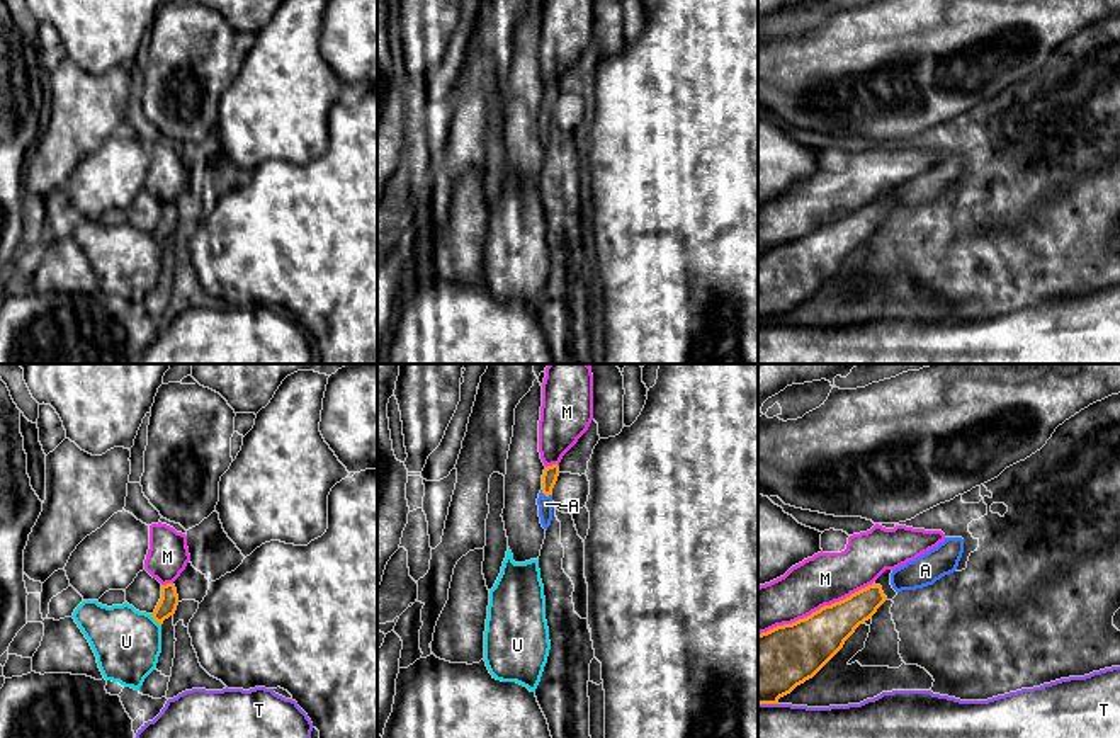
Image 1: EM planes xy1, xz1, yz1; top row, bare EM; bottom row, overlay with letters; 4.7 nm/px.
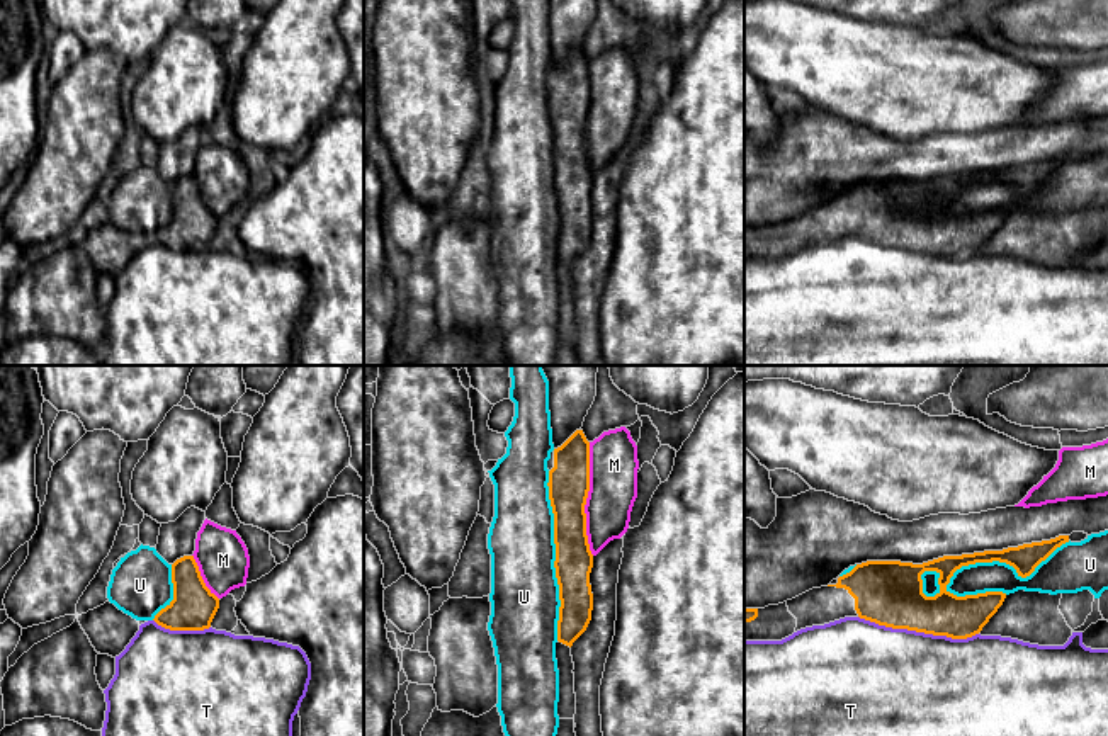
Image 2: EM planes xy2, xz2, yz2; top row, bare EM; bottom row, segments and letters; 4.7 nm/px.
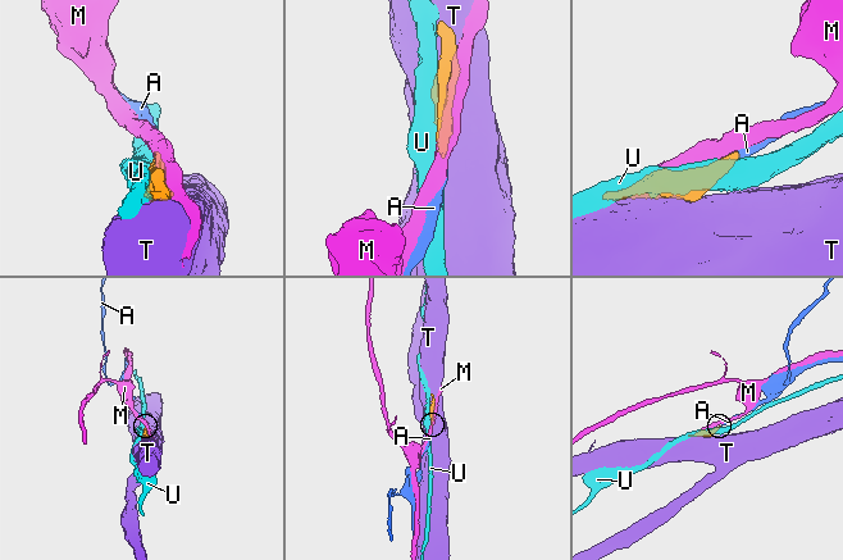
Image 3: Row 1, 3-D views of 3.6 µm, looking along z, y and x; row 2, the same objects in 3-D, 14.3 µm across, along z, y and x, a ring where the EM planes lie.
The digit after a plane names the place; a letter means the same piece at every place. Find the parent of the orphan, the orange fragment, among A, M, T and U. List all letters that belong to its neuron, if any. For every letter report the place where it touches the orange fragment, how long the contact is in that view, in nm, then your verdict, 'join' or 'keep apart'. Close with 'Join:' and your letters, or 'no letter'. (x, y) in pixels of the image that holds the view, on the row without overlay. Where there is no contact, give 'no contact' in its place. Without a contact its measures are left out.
A: meets orange in xz1 at (546, 114); contact 60 nm long; join
M: meets orange in yz1 at (816, 230); contact 600 nm long; keep apart
T: meets orange in yz2 at (918, 250); contact 550 nm long; keep apart
U: meets orange in yz2 at (1003, 181); contact 650 nm long; keep apart
Join: A

